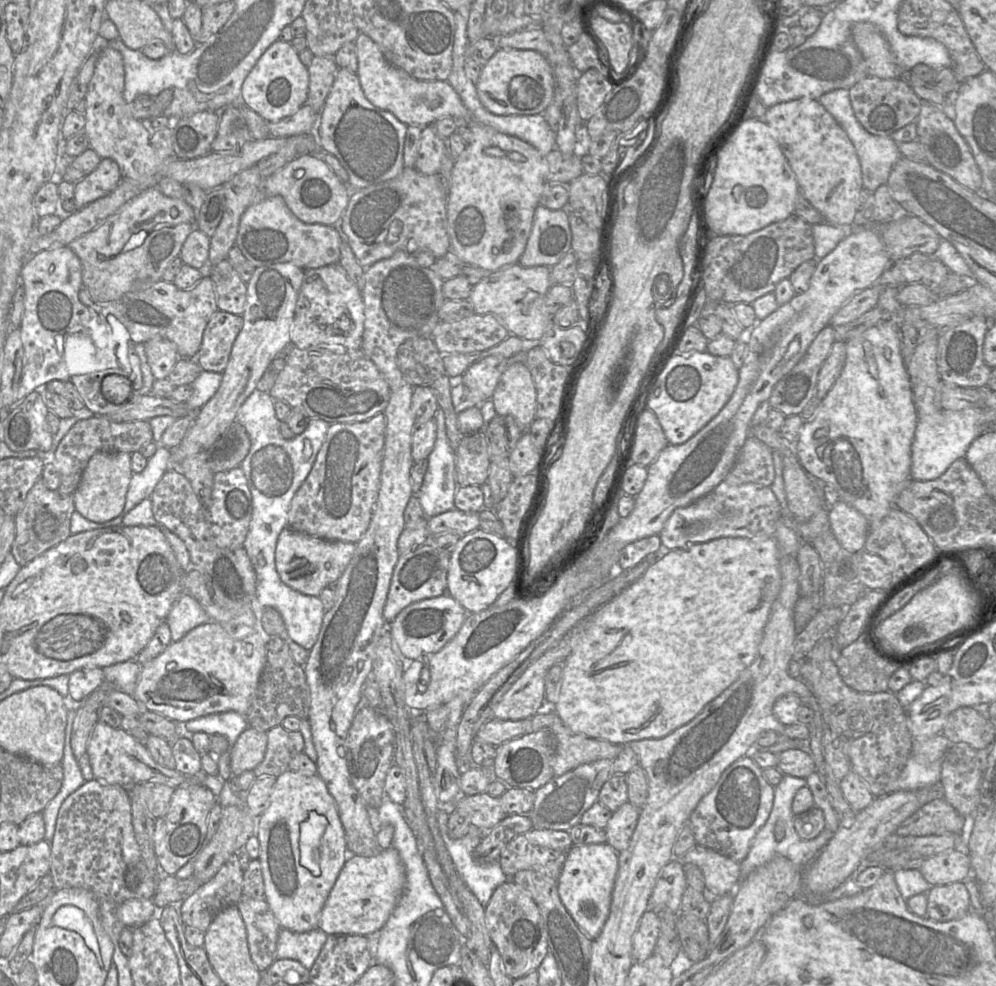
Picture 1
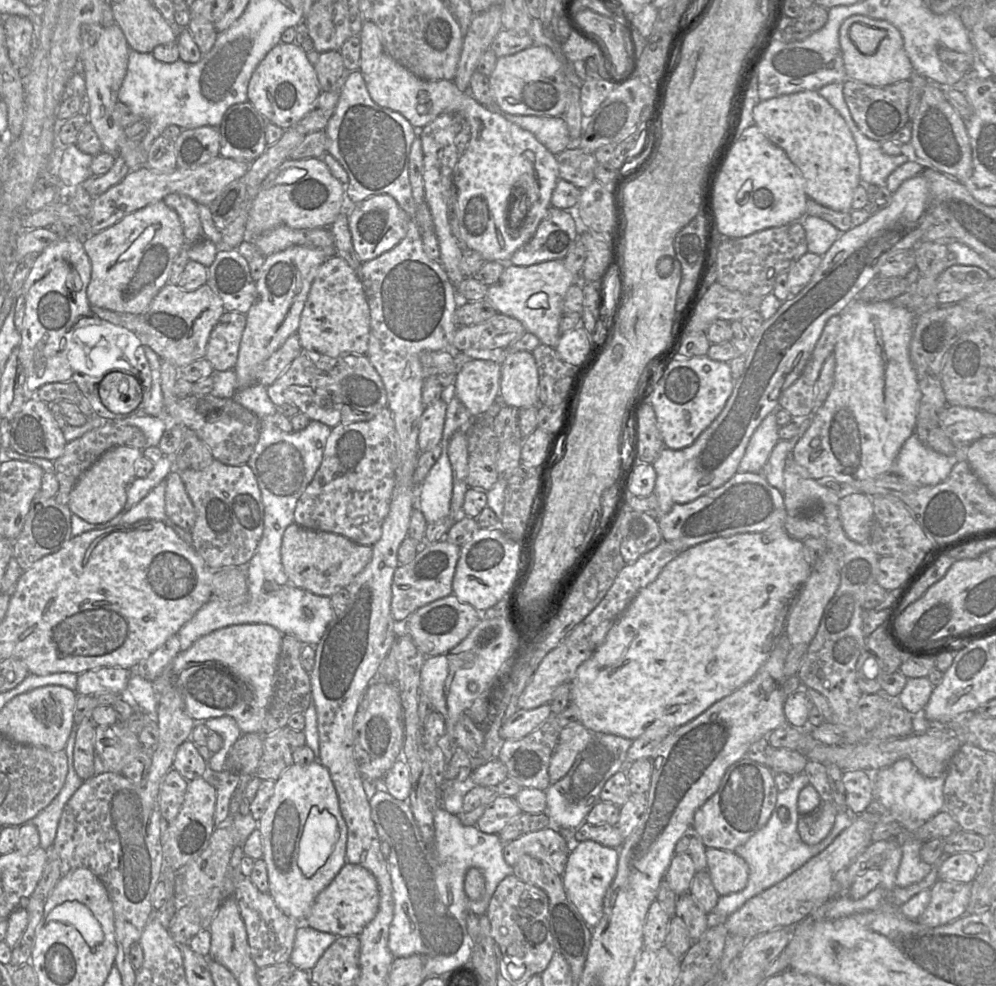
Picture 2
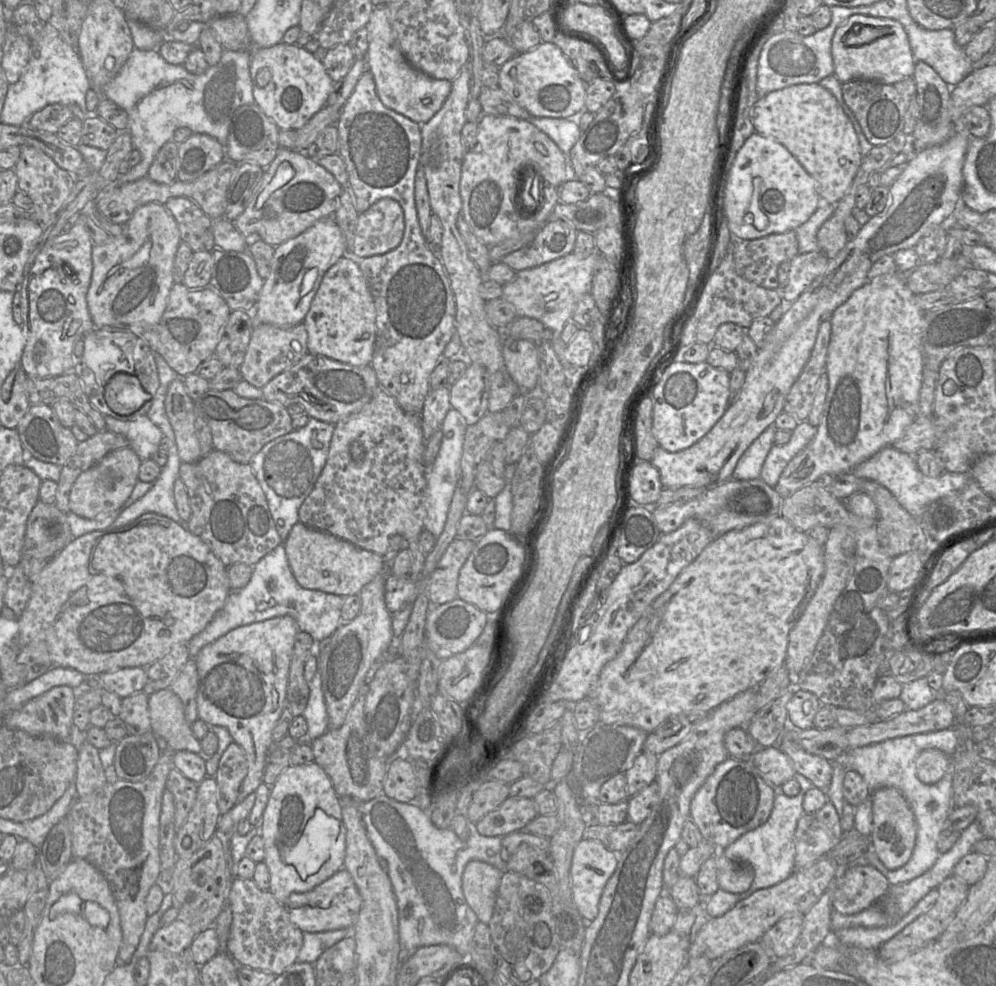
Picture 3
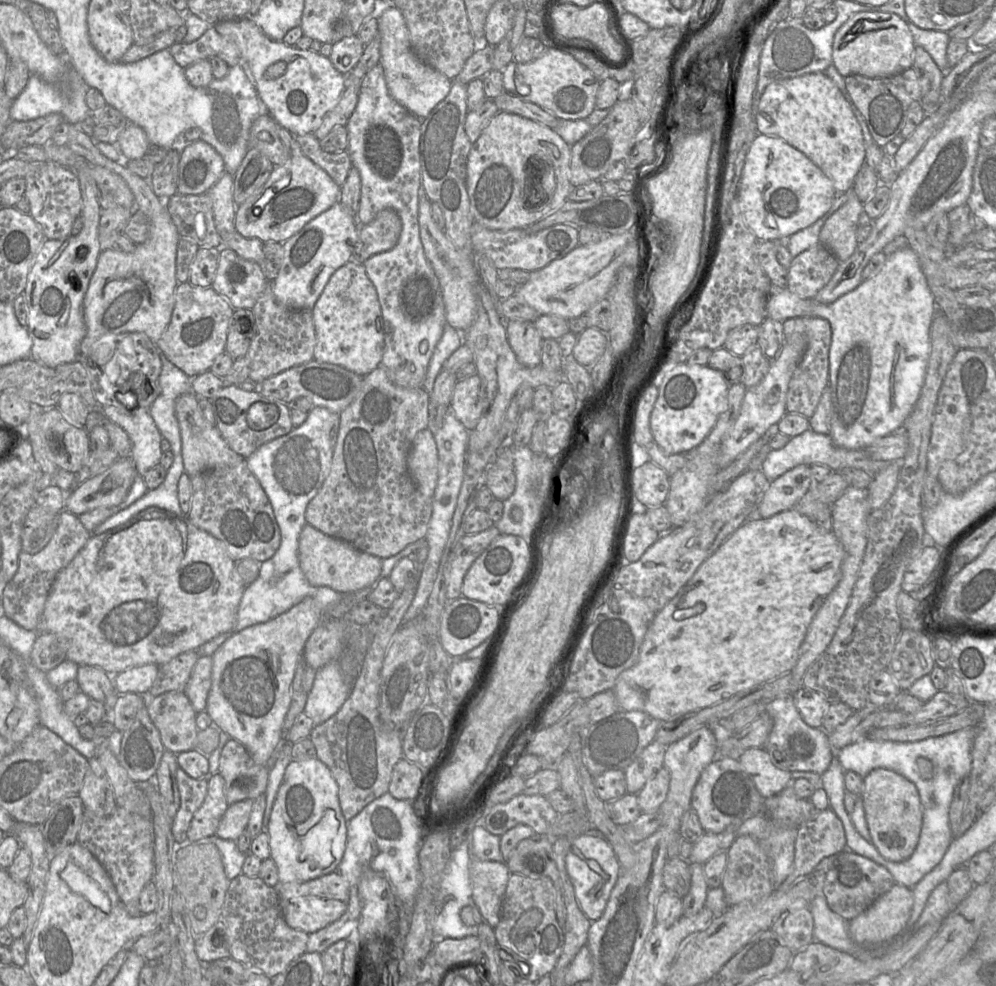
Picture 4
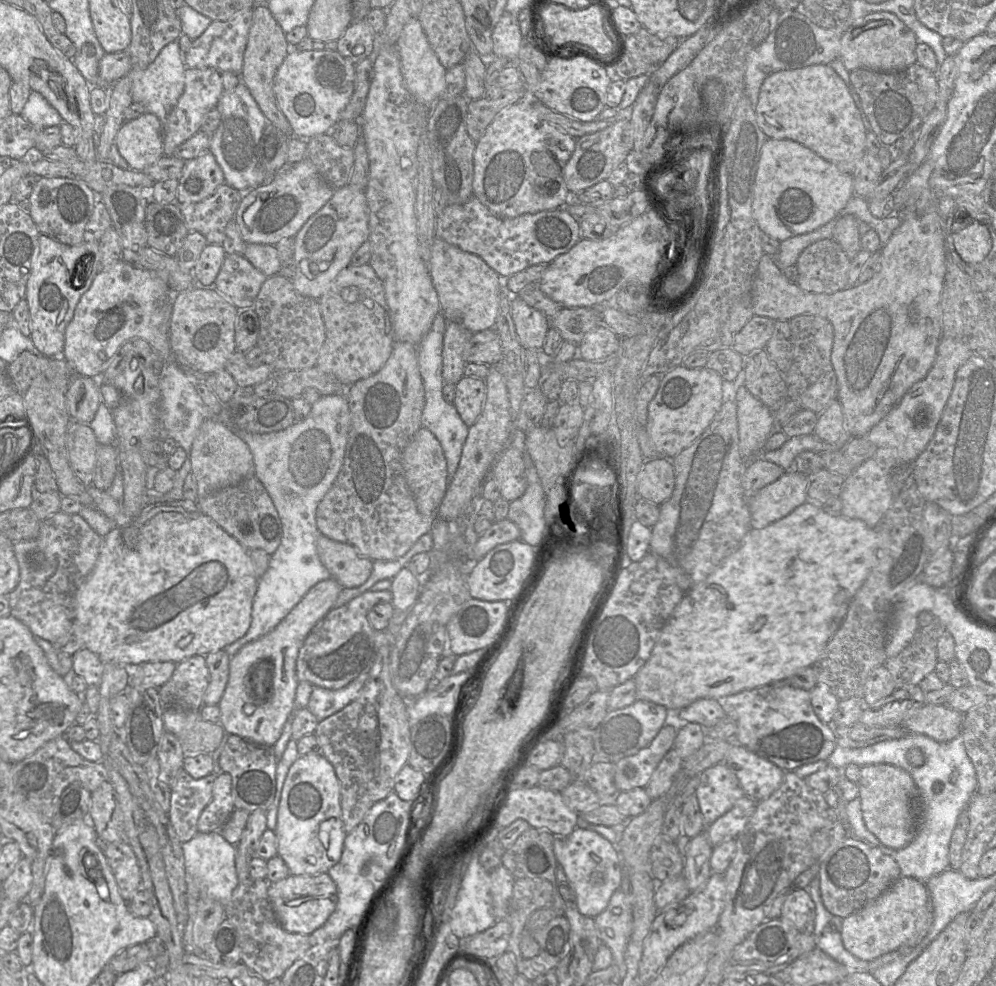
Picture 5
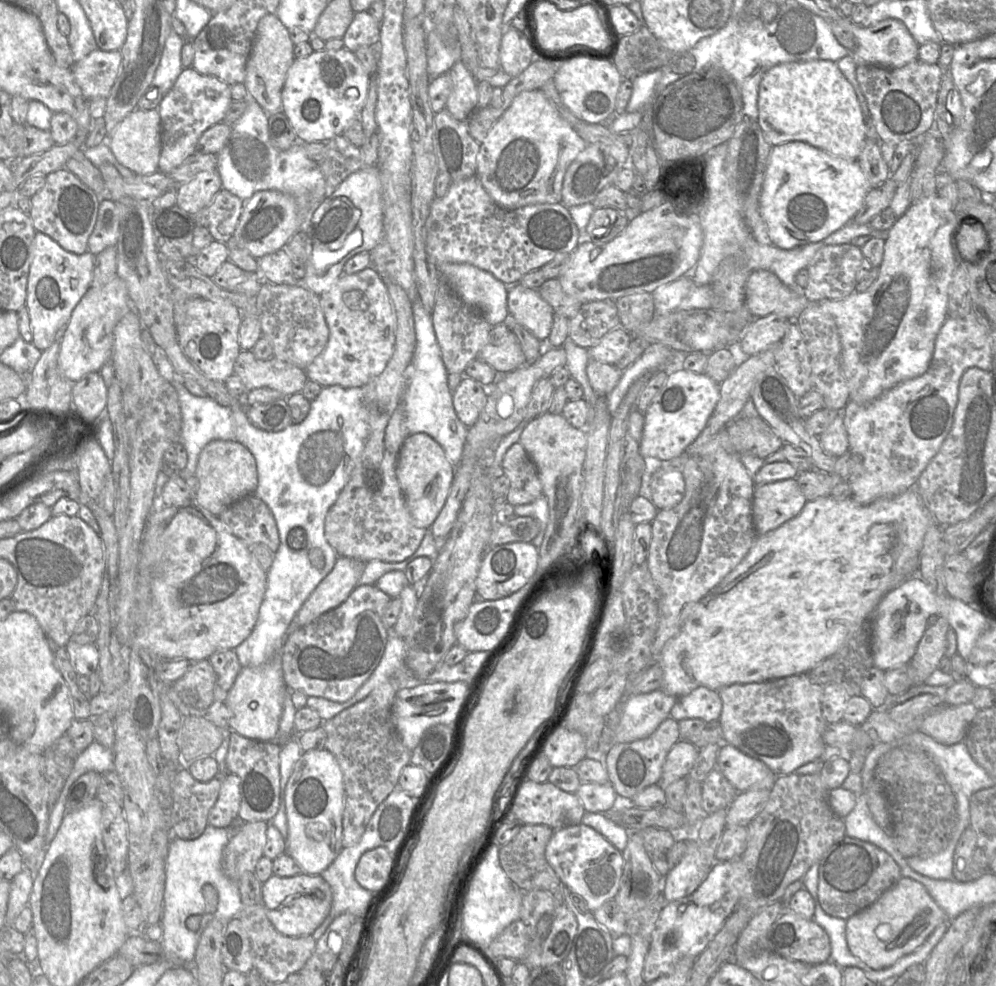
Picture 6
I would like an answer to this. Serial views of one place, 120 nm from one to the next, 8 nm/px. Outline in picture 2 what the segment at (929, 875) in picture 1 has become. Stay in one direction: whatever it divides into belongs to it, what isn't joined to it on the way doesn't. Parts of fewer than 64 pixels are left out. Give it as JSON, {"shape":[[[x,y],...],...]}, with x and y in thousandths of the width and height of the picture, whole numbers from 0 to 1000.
{"shape":[[[965,864],[952,868],[942,880],[942,892],[976,896],[984,882],[983,874],[976,865]]]}

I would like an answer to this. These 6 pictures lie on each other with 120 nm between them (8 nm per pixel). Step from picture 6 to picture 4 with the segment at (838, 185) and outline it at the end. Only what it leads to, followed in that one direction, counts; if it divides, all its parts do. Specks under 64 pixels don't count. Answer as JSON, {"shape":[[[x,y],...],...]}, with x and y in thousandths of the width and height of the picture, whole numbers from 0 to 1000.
{"shape":[[[761,135],[750,155],[741,191],[741,204],[748,227],[761,243],[789,244],[795,237],[824,221],[840,197],[831,178],[806,154],[782,138]]]}

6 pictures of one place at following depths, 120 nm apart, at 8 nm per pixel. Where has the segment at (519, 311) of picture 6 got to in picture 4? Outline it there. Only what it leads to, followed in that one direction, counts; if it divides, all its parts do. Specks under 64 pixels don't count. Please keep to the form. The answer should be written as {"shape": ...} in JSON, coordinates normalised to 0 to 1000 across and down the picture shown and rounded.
{"shape":[[[509,326],[507,329],[511,350],[520,366],[529,372],[542,370],[545,344],[536,328],[532,326]]]}

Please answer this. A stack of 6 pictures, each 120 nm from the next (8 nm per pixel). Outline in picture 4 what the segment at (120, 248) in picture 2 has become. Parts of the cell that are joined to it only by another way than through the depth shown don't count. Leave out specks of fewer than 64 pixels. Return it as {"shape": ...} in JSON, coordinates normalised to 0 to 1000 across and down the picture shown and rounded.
{"shape":[[[70,128],[67,148],[91,167],[104,169],[127,185],[135,198],[136,211],[149,220],[151,233],[149,241],[138,247],[134,256],[104,253],[99,258],[83,304],[87,338],[81,346],[79,358],[90,364],[95,347],[106,340],[140,337],[157,348],[171,328],[176,309],[176,294],[180,288],[177,282],[177,256],[181,238],[166,204],[155,197],[149,183],[132,174],[123,162],[113,163],[107,160],[96,149],[95,144],[80,129]]]}

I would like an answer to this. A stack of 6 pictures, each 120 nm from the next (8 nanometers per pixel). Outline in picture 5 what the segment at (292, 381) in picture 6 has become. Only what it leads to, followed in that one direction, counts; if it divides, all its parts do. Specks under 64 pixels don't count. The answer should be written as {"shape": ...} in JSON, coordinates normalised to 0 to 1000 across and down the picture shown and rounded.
{"shape":[[[236,356],[233,359],[233,361],[229,364],[229,366],[226,369],[226,375],[234,382],[240,394],[245,394],[248,391],[256,391],[268,385],[276,377],[284,377],[284,376],[276,376],[267,369],[263,369],[258,372],[251,372],[247,367],[246,358],[240,356]]]}

